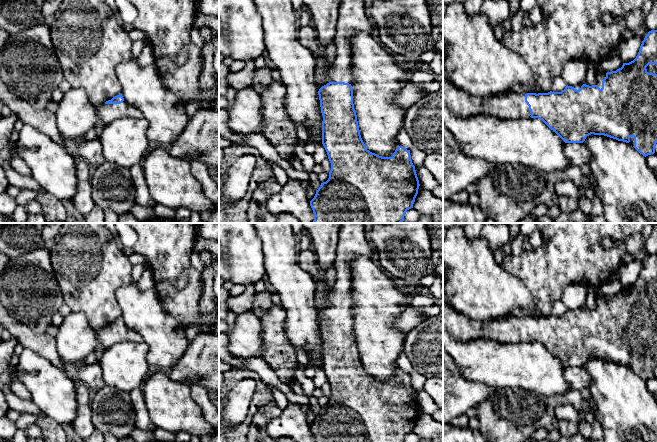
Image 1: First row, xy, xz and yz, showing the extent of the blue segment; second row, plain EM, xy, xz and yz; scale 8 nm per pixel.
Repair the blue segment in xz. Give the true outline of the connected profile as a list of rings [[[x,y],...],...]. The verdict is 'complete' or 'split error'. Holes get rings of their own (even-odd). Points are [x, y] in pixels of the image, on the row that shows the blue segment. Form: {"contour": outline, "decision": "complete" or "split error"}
{"contour": [[[341,0],[334,40],[336,57],[327,74],[326,81],[328,83],[318,91],[323,116],[322,144],[331,163],[331,170],[328,180],[321,183],[316,190],[314,198],[310,201],[310,206],[314,213],[314,221],[312,223],[402,223],[405,213],[413,208],[418,194],[420,184],[415,166],[411,160],[410,150],[399,146],[392,157],[382,157],[370,152],[360,135],[353,104],[353,90],[351,86],[353,82],[352,53],[349,38],[359,32],[371,33],[373,27],[373,22],[368,16],[362,0]]], "decision": "split error"}

